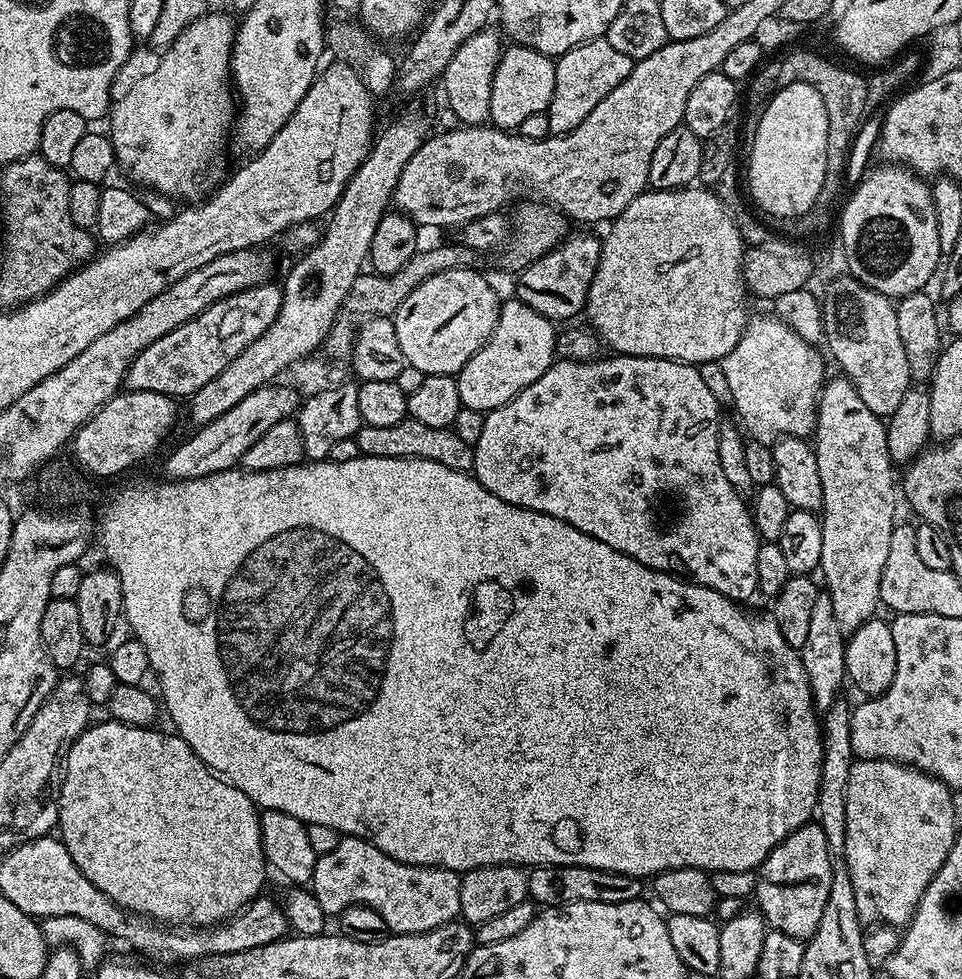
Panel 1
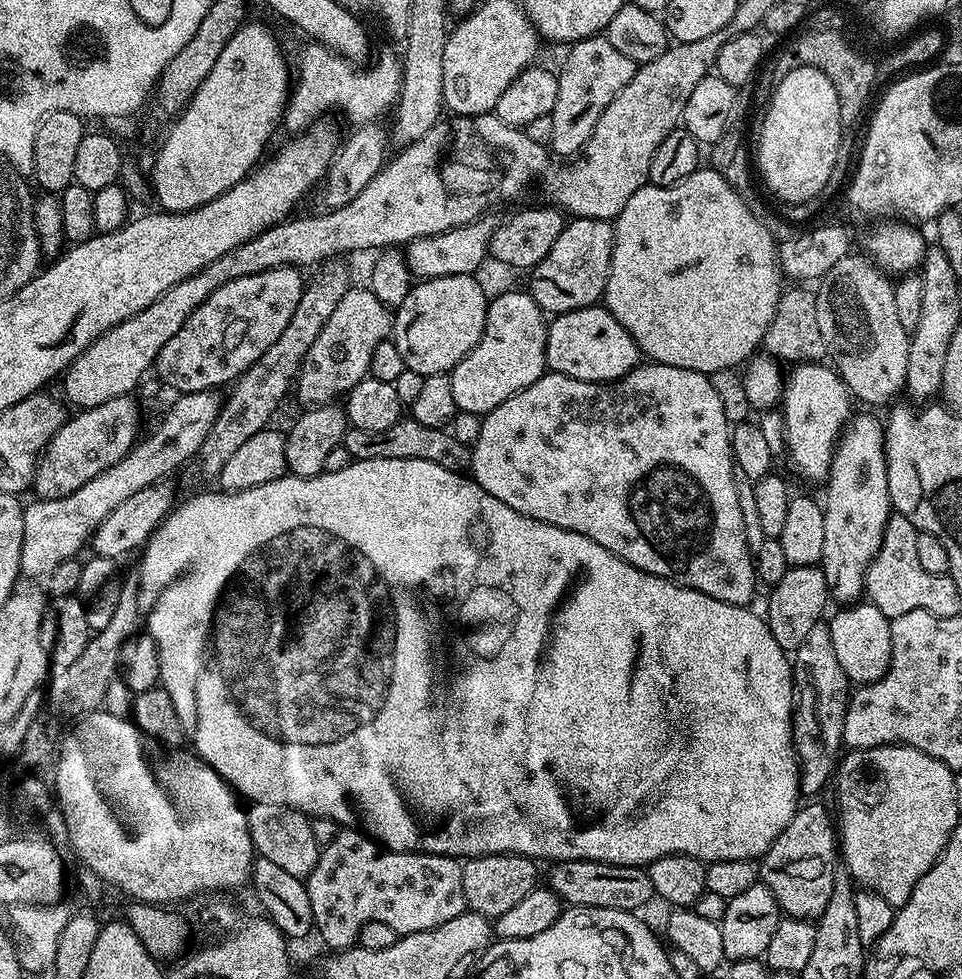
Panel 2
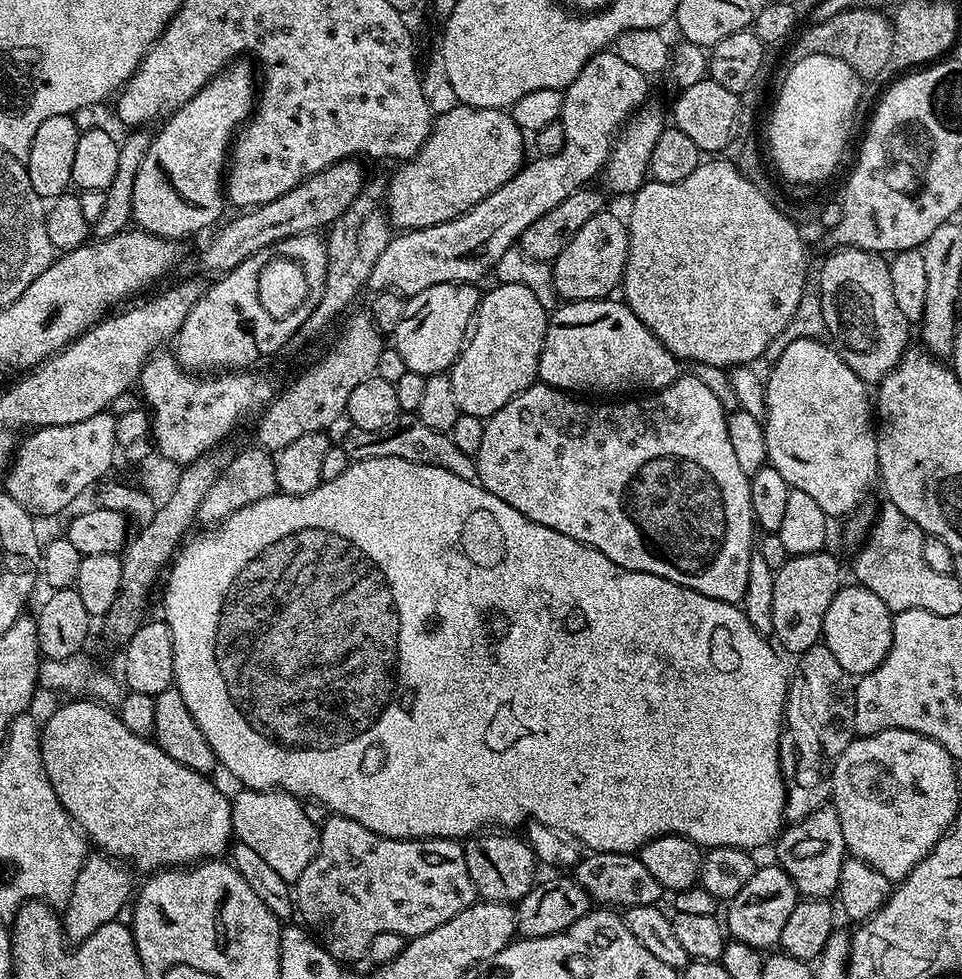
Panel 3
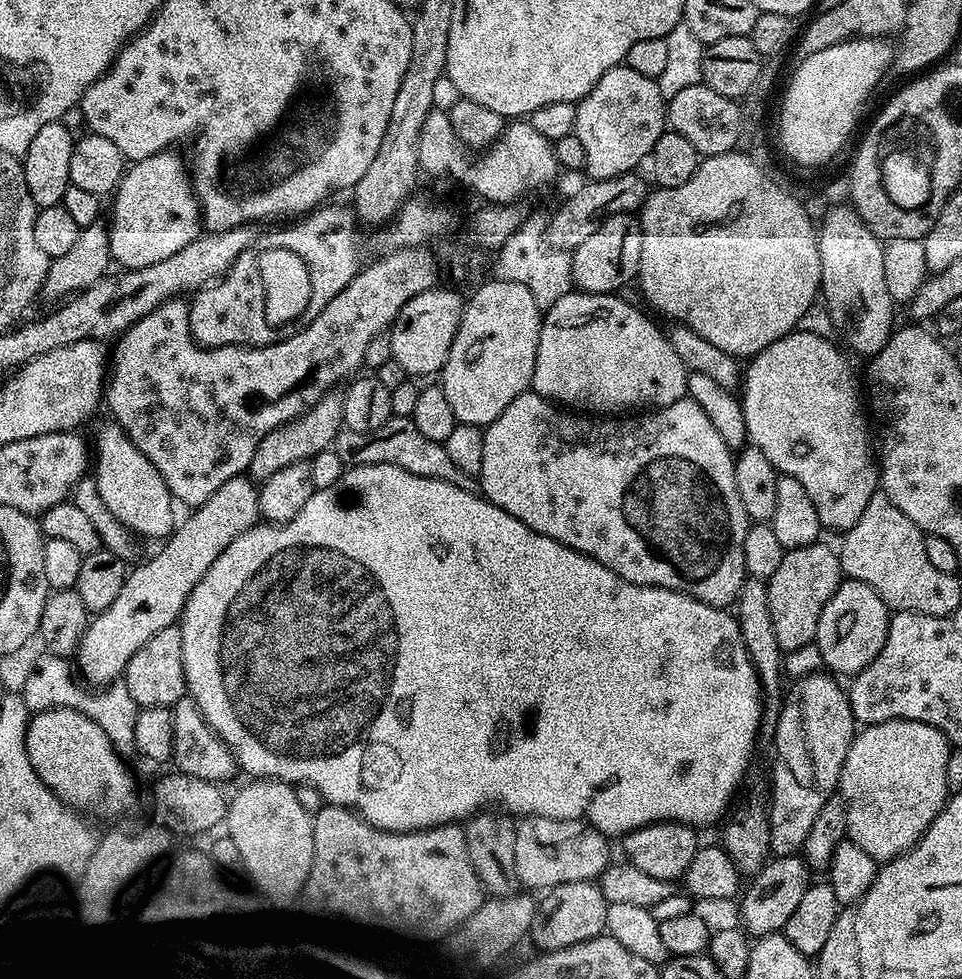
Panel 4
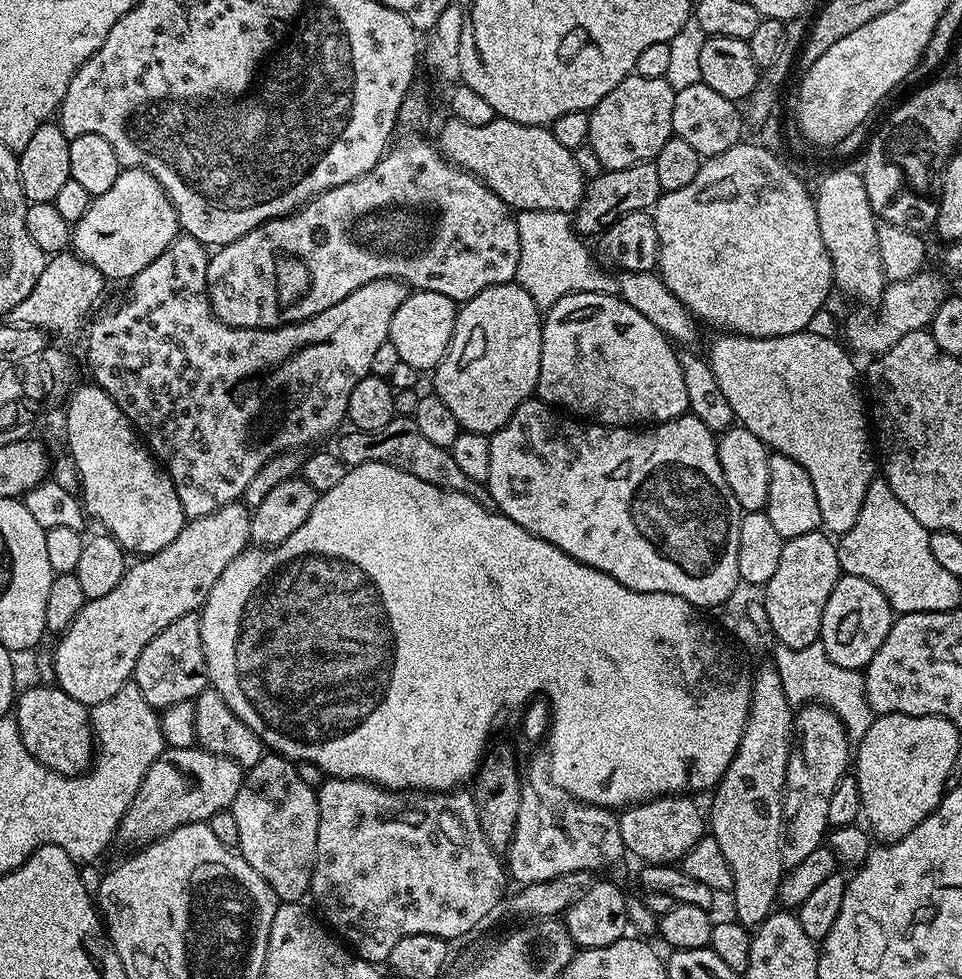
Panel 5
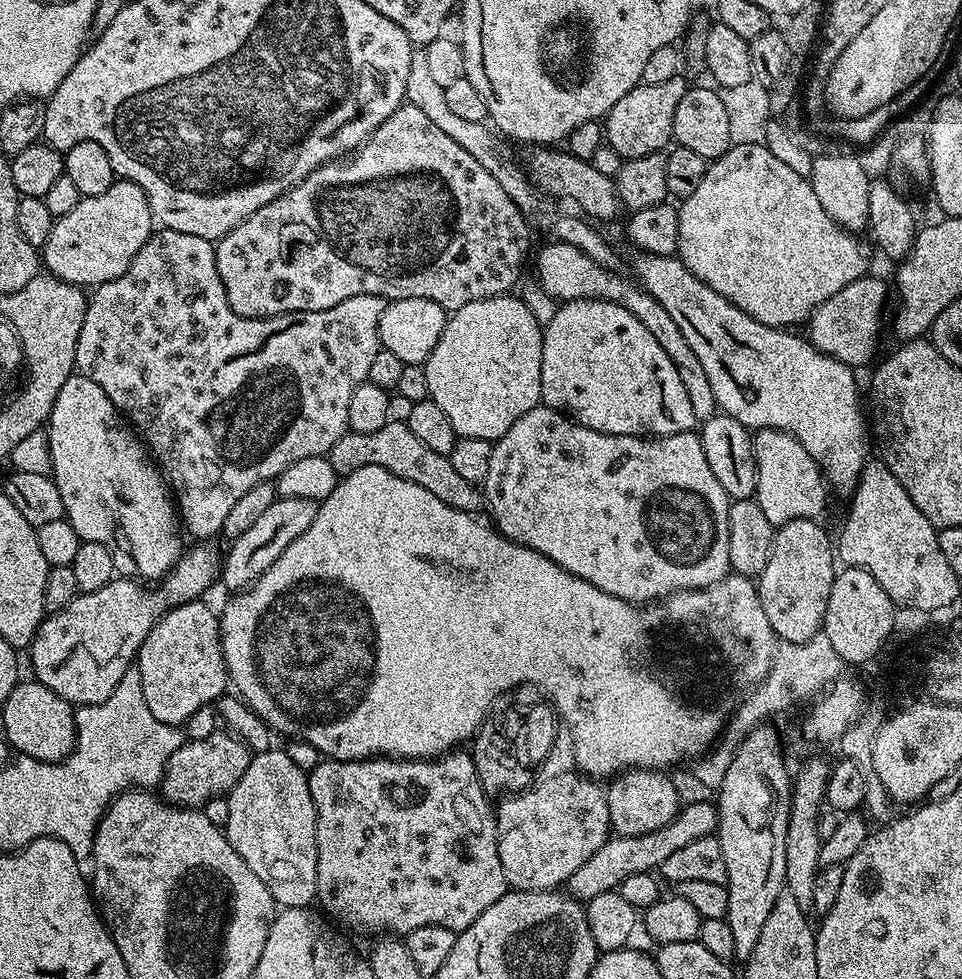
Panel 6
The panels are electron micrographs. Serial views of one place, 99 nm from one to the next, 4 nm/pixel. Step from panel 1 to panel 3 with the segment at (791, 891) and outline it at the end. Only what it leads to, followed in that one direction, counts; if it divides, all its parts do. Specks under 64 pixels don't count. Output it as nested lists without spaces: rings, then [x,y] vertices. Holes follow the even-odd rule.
[[[832,803],[823,804],[818,810],[801,820],[789,823],[775,841],[775,863],[790,874],[797,893],[804,898],[828,898],[838,886],[838,874],[842,874],[842,862],[848,847],[842,838],[842,822],[838,822],[838,810]]]

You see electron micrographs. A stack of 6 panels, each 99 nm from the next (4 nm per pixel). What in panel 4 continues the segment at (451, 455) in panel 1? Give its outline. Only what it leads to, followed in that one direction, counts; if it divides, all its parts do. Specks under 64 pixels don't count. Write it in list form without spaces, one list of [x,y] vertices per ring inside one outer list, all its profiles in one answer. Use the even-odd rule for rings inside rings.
[[[392,416],[386,422],[386,426],[378,426],[378,430],[363,432],[362,430],[350,430],[343,427],[334,438],[331,451],[342,458],[345,466],[357,464],[389,464],[398,466],[402,470],[410,470],[410,474],[418,474],[422,478],[438,478],[442,482],[450,482],[454,486],[462,486],[462,490],[470,490],[470,494],[481,495],[480,482],[477,477],[466,474],[446,454],[443,444],[433,442],[418,431],[410,416]]]

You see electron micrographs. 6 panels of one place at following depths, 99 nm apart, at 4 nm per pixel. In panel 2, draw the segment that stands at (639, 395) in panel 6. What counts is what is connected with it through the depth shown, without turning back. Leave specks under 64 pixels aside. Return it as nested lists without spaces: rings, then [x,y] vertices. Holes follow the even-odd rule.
[[[603,306],[561,312],[551,317],[546,338],[546,368],[582,382],[603,384],[625,376],[641,363],[642,353],[634,338]]]

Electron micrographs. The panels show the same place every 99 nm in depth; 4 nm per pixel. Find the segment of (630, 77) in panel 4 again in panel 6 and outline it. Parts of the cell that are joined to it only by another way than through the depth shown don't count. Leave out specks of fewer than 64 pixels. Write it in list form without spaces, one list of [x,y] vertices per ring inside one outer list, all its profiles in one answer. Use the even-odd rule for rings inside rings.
[[[683,75],[670,78],[670,82],[657,84],[636,85],[630,94],[625,94],[609,110],[602,121],[604,138],[619,156],[625,160],[642,158],[646,154],[667,149],[672,140],[672,127],[674,126],[674,110],[678,110],[678,101],[690,86],[689,81],[684,81]]]

